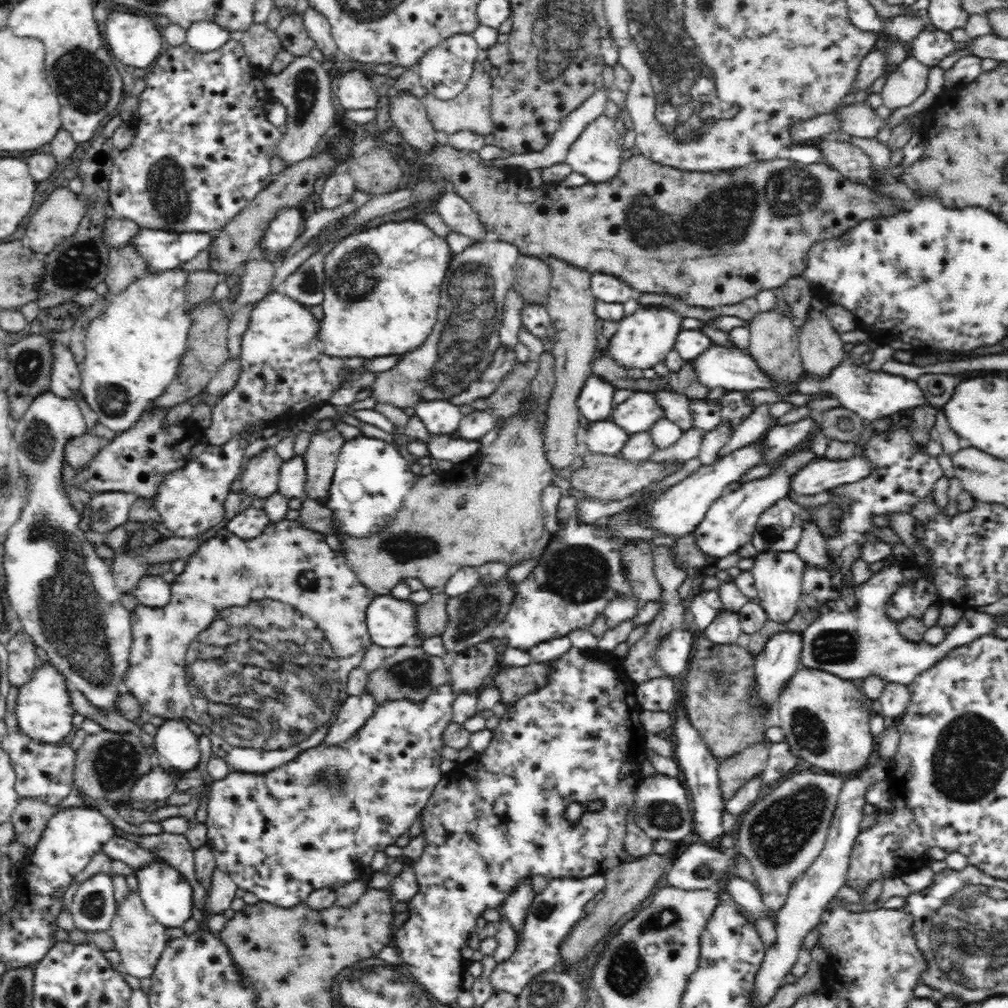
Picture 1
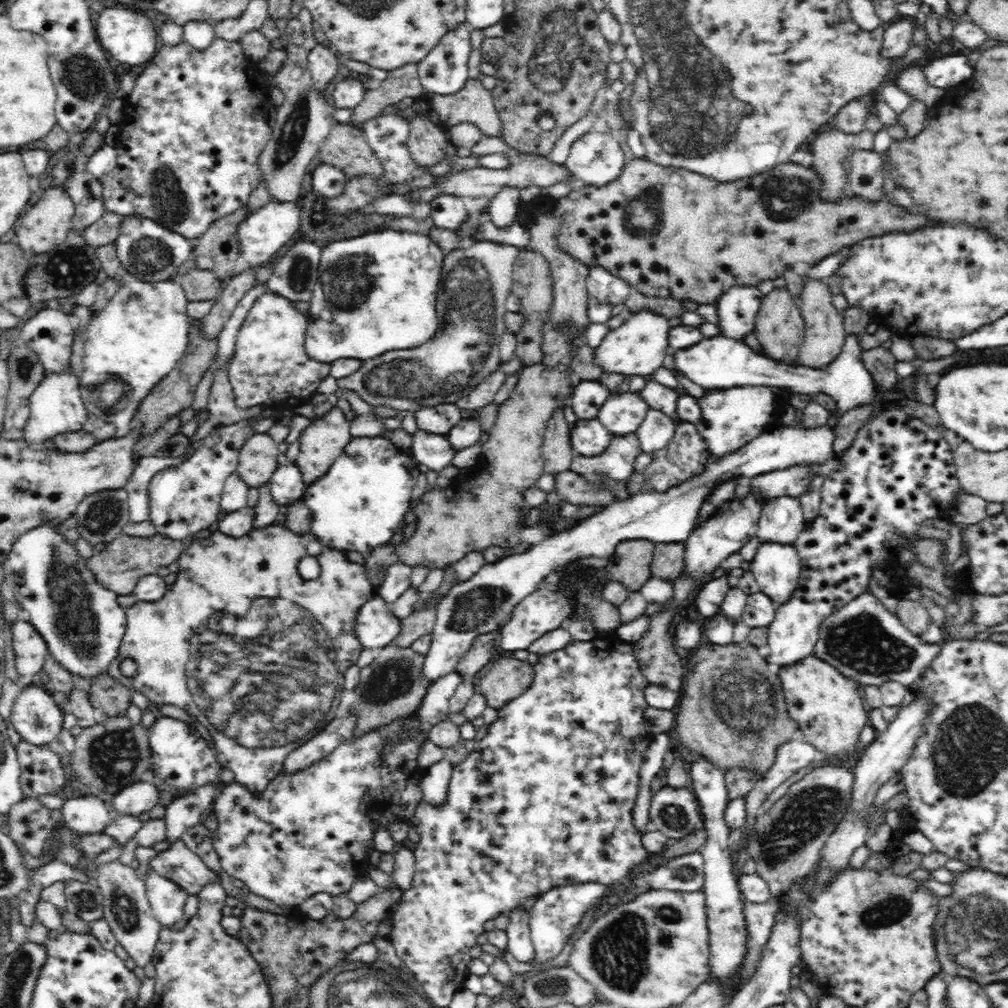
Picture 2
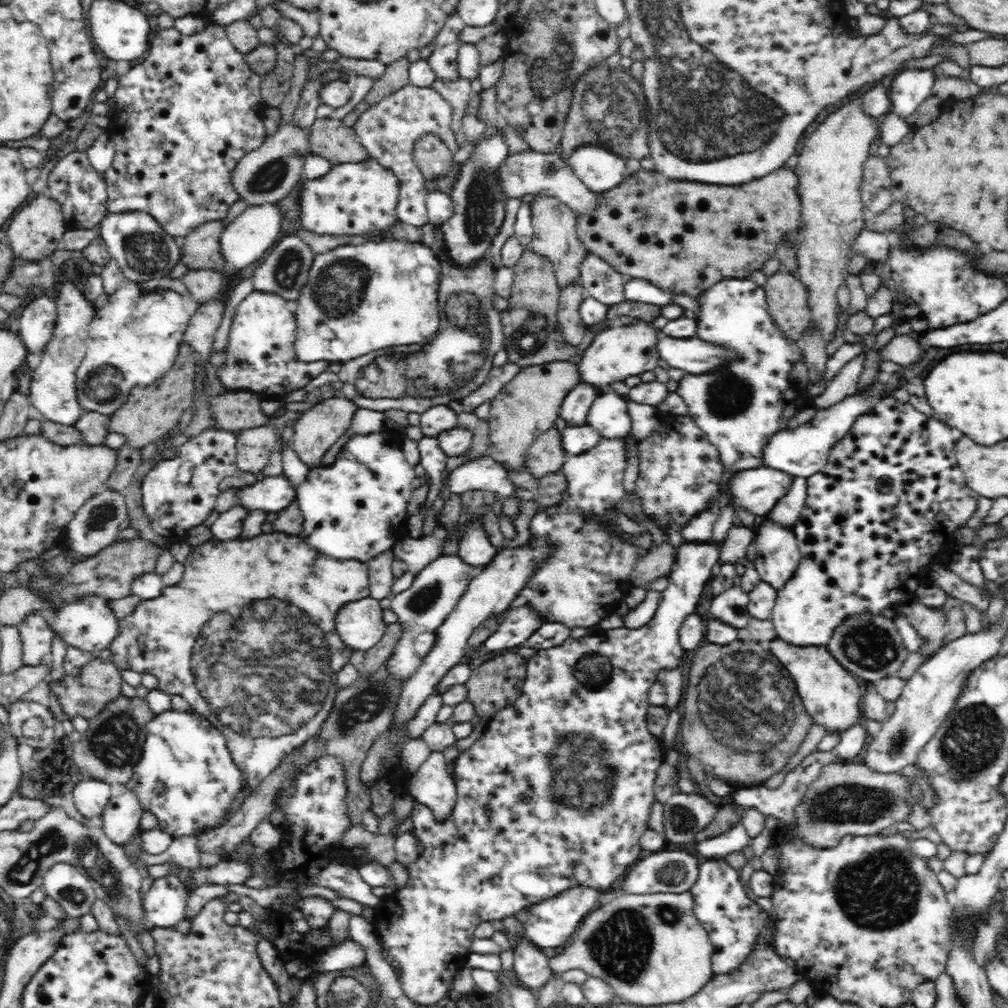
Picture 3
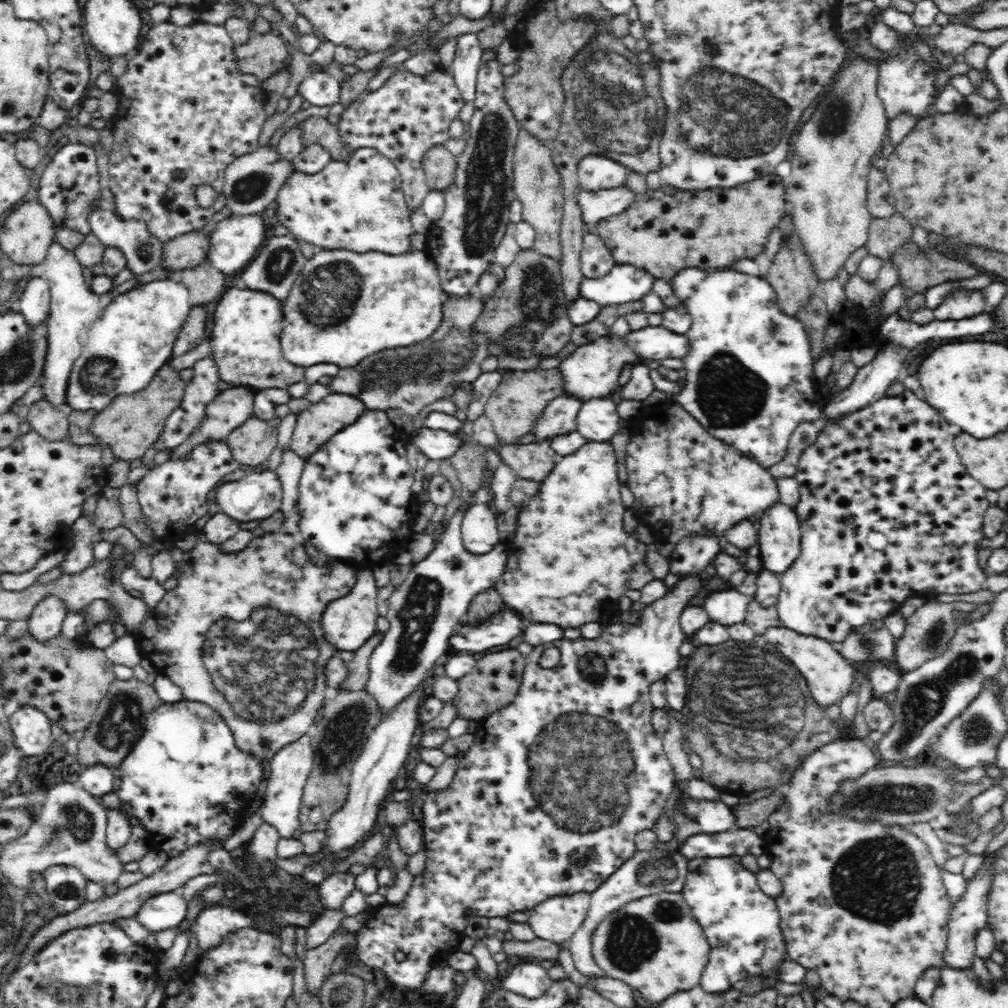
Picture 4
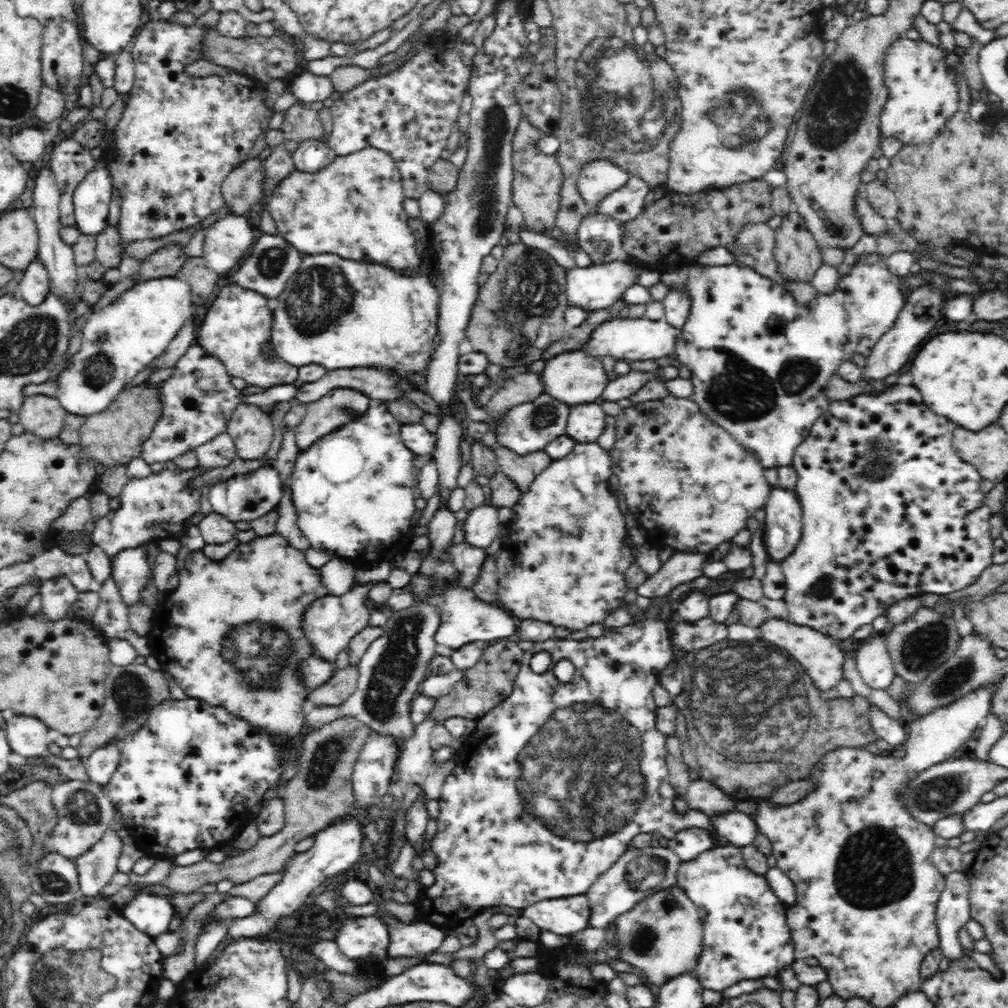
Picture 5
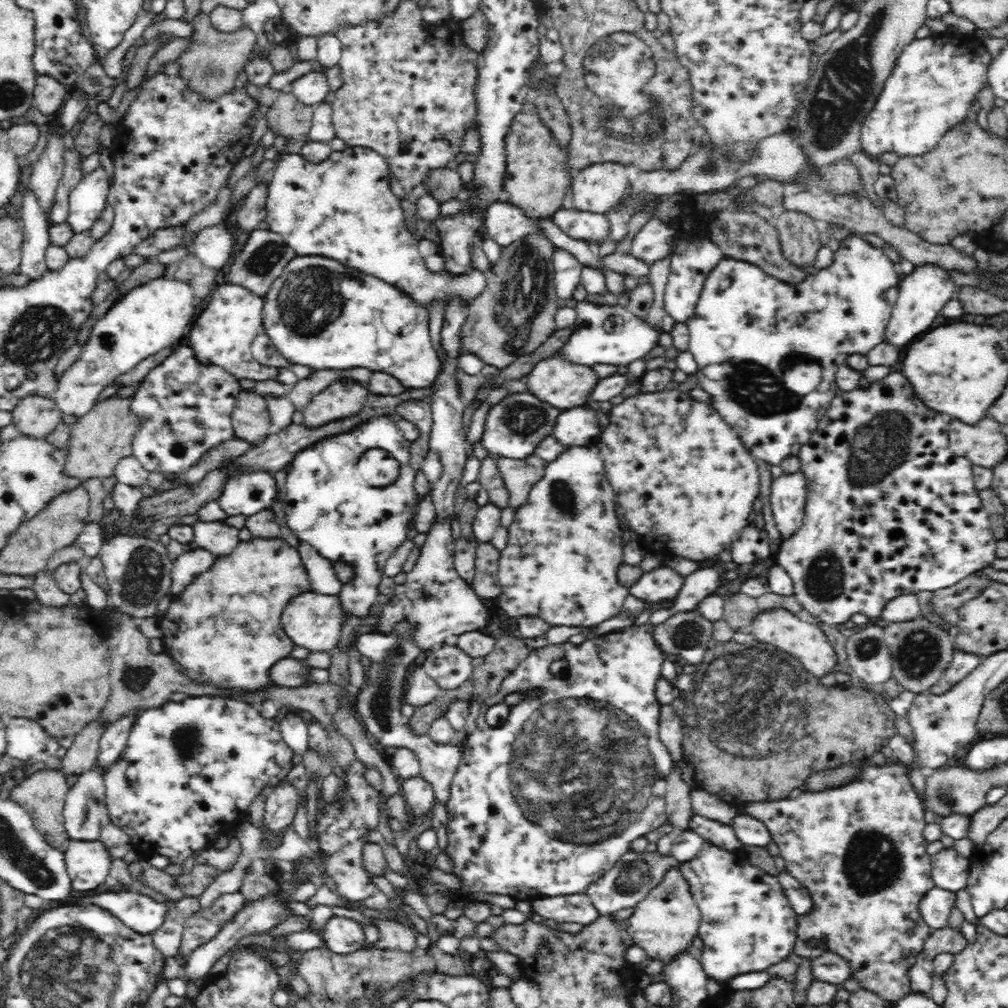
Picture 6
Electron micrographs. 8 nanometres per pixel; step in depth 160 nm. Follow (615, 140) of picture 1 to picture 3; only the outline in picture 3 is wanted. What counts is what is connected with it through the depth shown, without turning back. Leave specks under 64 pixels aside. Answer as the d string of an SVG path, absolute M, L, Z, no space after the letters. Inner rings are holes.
M605 145L576 148L568 158L568 165L592 192L612 190L626 178L625 159Z

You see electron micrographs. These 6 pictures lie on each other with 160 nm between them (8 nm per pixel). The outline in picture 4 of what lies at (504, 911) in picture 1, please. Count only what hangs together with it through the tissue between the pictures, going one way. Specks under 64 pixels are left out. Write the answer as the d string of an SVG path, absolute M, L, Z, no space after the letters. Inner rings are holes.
M538 963L517 964L501 982L499 987L526 998L540 998L549 992L553 979Z

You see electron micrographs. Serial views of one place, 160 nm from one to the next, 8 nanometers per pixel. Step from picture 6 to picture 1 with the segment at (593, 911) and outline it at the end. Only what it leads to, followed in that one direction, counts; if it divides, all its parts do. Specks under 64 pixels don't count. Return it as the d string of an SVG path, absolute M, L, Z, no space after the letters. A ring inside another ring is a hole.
M605 875L587 876L583 879L554 878L548 881L546 888L533 899L525 930L518 937L516 951L506 962L497 964L487 976L488 984L493 990L518 996L536 975L553 971L562 962L560 944L586 915L586 904L602 895L605 889Z

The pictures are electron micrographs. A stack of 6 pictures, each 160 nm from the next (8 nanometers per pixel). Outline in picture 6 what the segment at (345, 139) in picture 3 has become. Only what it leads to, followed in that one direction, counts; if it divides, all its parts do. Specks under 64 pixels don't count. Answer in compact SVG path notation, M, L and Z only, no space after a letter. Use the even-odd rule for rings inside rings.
M289 89L277 94L266 112L270 132L288 138L305 138L311 125L315 105L302 104Z

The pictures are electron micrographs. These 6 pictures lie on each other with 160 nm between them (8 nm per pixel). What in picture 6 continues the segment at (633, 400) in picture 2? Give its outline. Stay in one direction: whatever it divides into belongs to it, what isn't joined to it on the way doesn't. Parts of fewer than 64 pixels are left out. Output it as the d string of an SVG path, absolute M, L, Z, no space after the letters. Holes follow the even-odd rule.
M584 407L560 411L556 416L552 437L565 448L596 444L601 434L596 413Z

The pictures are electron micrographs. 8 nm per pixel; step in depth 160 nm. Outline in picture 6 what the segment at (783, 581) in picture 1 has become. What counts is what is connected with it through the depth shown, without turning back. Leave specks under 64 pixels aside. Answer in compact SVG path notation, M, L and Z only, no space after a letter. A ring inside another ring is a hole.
M802 470L782 474L772 482L770 506L784 539L792 536L804 522L808 486L807 474Z

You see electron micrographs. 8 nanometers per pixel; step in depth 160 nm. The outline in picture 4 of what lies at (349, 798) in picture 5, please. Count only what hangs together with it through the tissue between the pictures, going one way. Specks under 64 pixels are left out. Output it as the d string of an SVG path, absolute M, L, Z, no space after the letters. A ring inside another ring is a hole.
M363 690L360 692L340 691L322 708L322 720L311 730L309 739L313 749L312 766L303 786L303 795L299 808L299 825L294 838L304 832L323 831L328 819L343 807L348 794L351 768L362 749L365 738L381 721L376 703Z

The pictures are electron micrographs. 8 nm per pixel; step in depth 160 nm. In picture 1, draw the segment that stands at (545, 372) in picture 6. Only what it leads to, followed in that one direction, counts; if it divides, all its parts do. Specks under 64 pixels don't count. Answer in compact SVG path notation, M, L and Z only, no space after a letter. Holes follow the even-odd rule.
M640 307L618 322L618 331L607 341L605 352L613 362L626 370L648 370L663 362L668 352L674 348L674 340L682 330L682 318L662 307Z

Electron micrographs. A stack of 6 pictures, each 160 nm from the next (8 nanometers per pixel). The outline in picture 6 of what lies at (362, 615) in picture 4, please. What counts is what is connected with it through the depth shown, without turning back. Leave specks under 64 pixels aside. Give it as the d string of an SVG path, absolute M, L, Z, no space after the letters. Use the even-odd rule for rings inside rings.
M310 590L292 595L288 599L281 612L280 622L285 634L295 645L310 652L323 651L329 654L340 641L342 626L348 618L341 612L337 595L320 594Z

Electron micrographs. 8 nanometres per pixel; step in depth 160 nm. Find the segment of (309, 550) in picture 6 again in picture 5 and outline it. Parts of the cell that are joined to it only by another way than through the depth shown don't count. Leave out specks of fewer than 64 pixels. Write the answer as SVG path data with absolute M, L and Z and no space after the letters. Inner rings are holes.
M289 484L289 492L283 496L281 502L279 503L278 508L276 509L279 517L277 518L277 533L282 535L290 544L291 546L301 552L305 552L309 548L311 548L311 544L309 540L303 535L303 532L297 527L296 524L296 511L293 508L292 503L292 494L290 492L290 484ZM342 559L328 560L317 569L322 586L328 595L342 596L353 586L355 564Z

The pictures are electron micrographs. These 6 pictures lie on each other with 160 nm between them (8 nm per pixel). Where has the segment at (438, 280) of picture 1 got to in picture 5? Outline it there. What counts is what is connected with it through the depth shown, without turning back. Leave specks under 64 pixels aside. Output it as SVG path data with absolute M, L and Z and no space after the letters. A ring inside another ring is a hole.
M300 254L299 257L302 260L298 270L288 278L288 284L284 284L284 292L271 302L274 308L271 310L273 321L269 335L274 354L293 367L320 364L328 370L358 366L385 368L401 378L408 378L413 386L424 390L437 340L439 293L436 285L429 282L423 264L420 274L409 278L403 274L392 276L392 271L384 266L366 268L364 262L356 264L352 260L340 260L340 256L334 254Z

